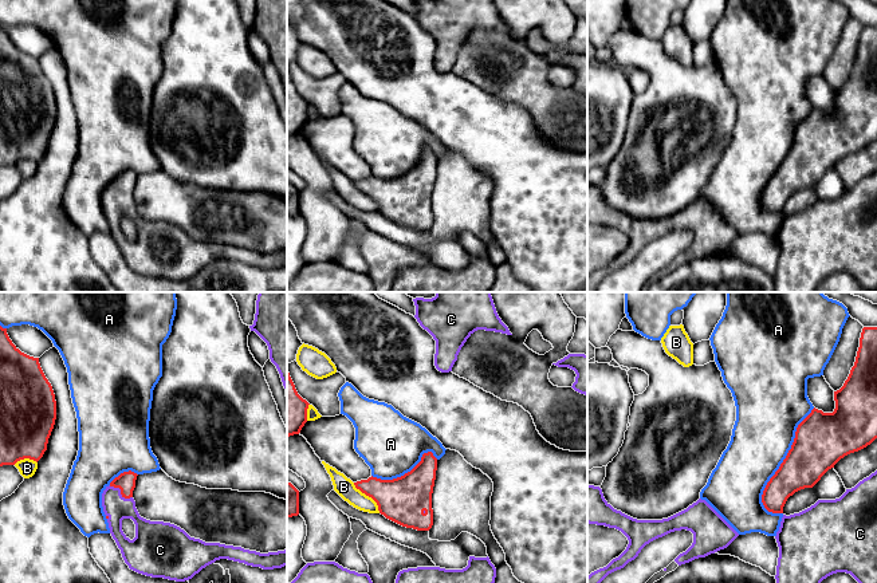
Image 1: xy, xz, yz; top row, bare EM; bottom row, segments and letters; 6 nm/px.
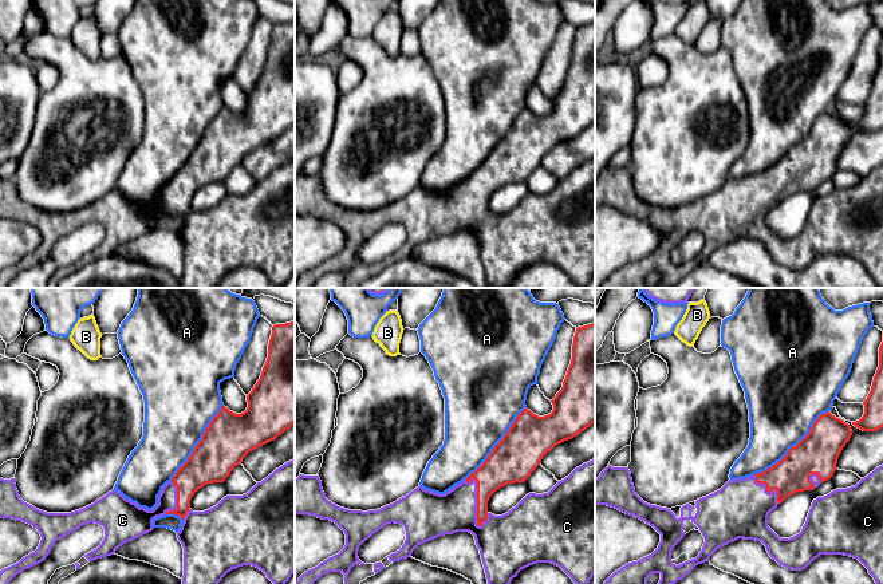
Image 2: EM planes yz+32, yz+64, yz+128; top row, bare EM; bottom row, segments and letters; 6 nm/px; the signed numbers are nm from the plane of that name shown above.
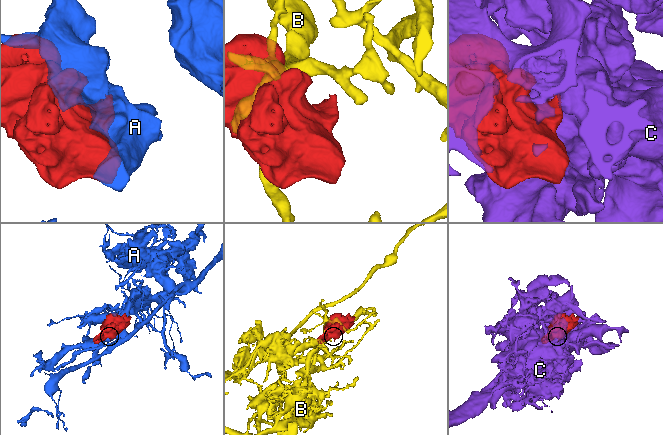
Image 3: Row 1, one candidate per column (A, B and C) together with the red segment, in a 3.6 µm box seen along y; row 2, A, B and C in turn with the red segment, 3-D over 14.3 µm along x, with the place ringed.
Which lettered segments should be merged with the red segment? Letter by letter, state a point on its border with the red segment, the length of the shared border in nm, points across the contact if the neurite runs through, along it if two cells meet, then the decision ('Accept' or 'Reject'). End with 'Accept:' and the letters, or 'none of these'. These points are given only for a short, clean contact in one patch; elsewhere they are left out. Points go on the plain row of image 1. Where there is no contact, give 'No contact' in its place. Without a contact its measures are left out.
A: Touches red at yz (783, 160). Shared border 700 nm. Reject
B: Touches red at xz (369, 196). Shared border 240 nm. Reject
C: Touches red at xy (121, 192). Shared border 160 nm. Accept
Accept: C

